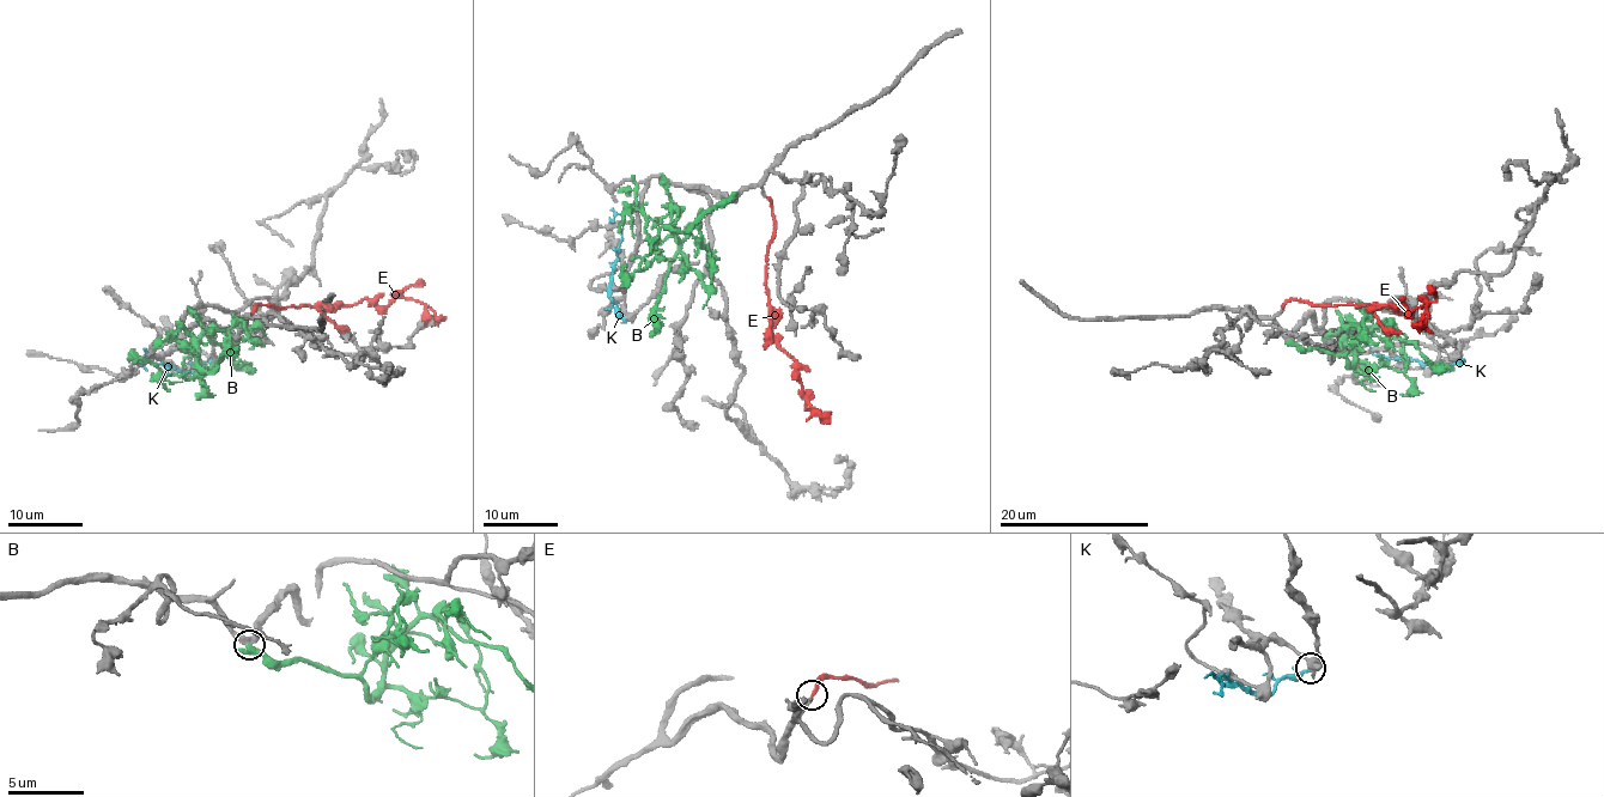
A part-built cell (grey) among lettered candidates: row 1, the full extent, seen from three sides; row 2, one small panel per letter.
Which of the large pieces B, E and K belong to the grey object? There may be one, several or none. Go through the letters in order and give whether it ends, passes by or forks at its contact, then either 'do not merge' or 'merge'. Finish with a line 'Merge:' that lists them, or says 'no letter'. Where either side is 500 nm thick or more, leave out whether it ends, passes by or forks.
B: it ends; do not merge
E: it ends; merge
K: it passes by; do not merge
Merge: E

